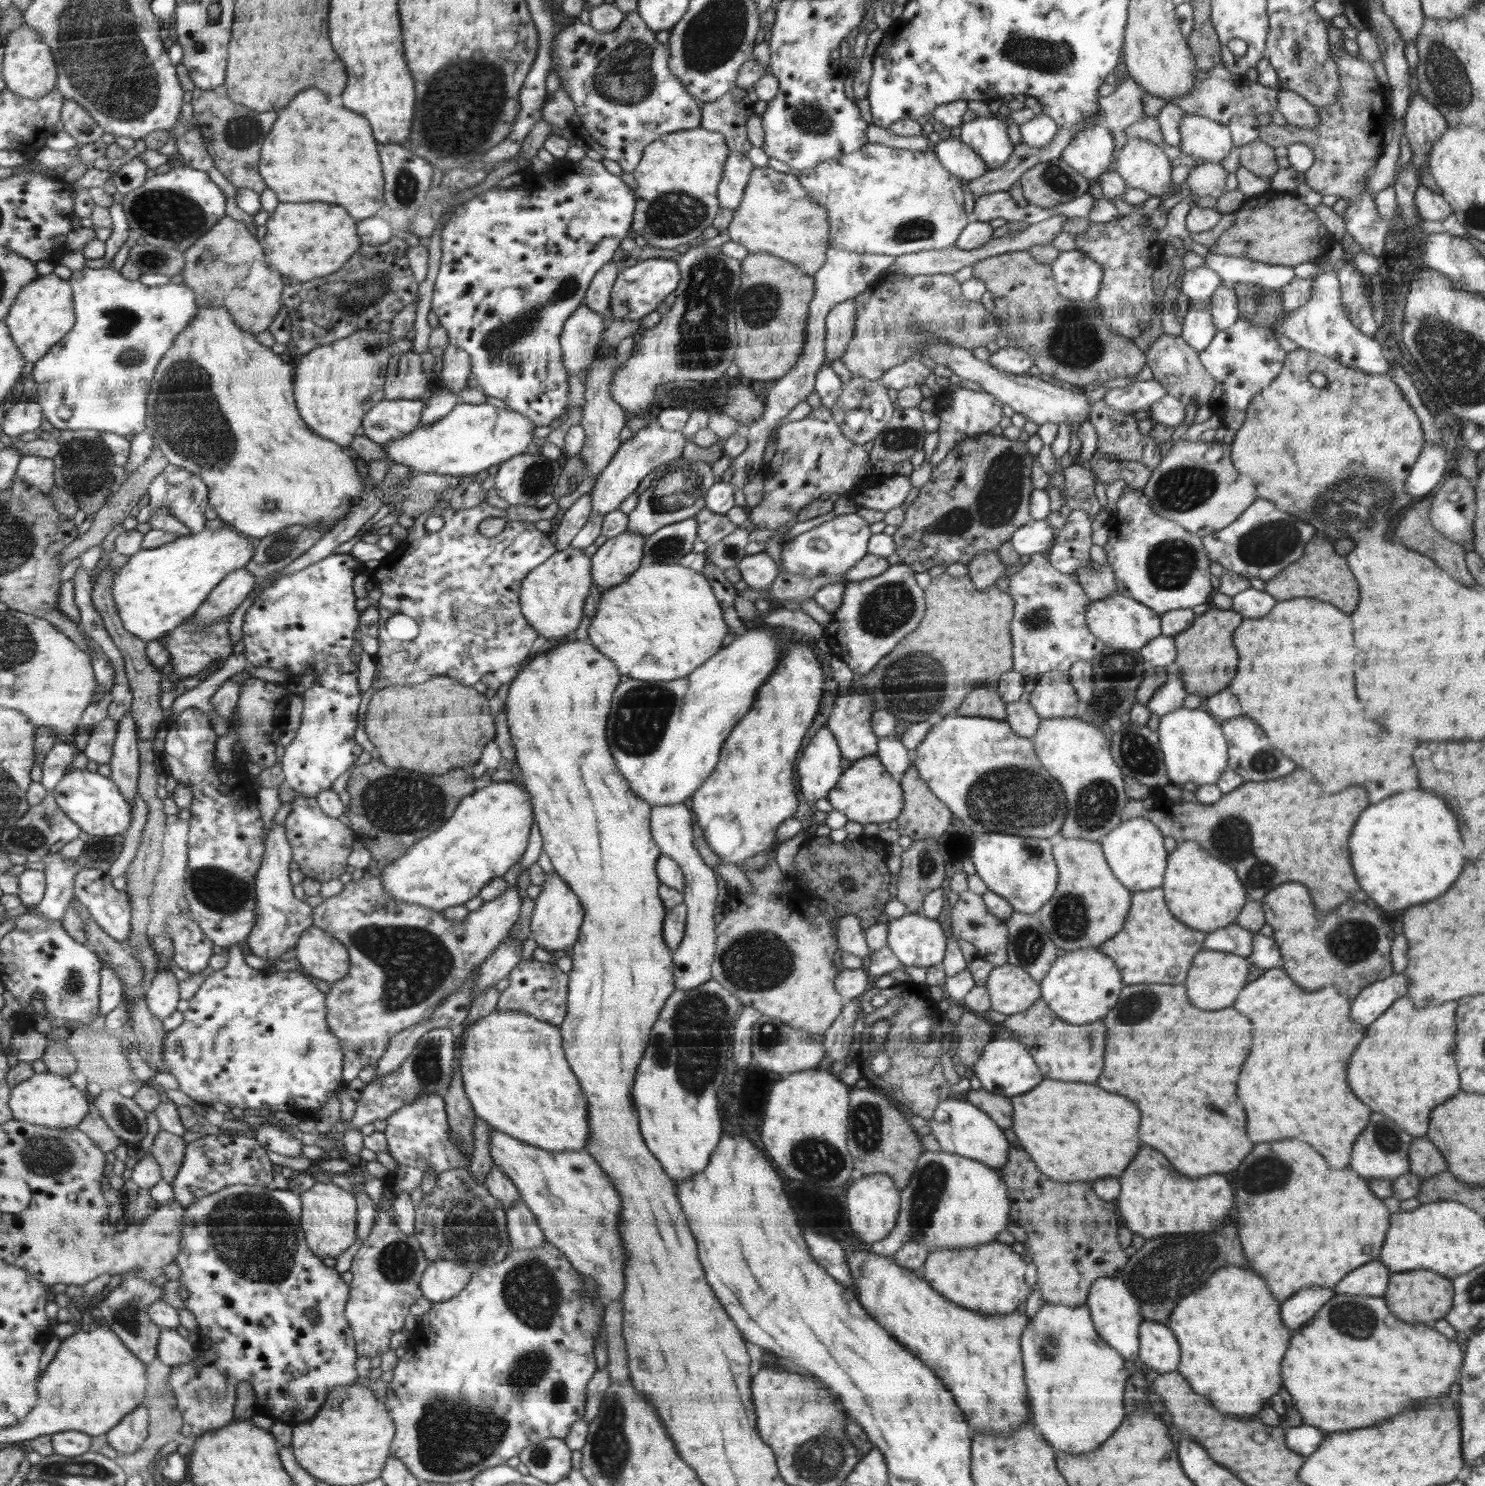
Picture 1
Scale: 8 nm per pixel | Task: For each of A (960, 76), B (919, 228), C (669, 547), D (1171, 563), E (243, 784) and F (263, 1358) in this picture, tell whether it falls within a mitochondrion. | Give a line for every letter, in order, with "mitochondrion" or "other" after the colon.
A: other
B: mitochondrion
C: mitochondrion
D: mitochondrion
E: other
F: other

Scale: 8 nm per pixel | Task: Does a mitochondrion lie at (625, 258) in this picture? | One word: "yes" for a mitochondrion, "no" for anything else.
no

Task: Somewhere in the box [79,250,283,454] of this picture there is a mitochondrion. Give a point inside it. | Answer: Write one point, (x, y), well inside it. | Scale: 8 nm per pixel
(134, 351)

